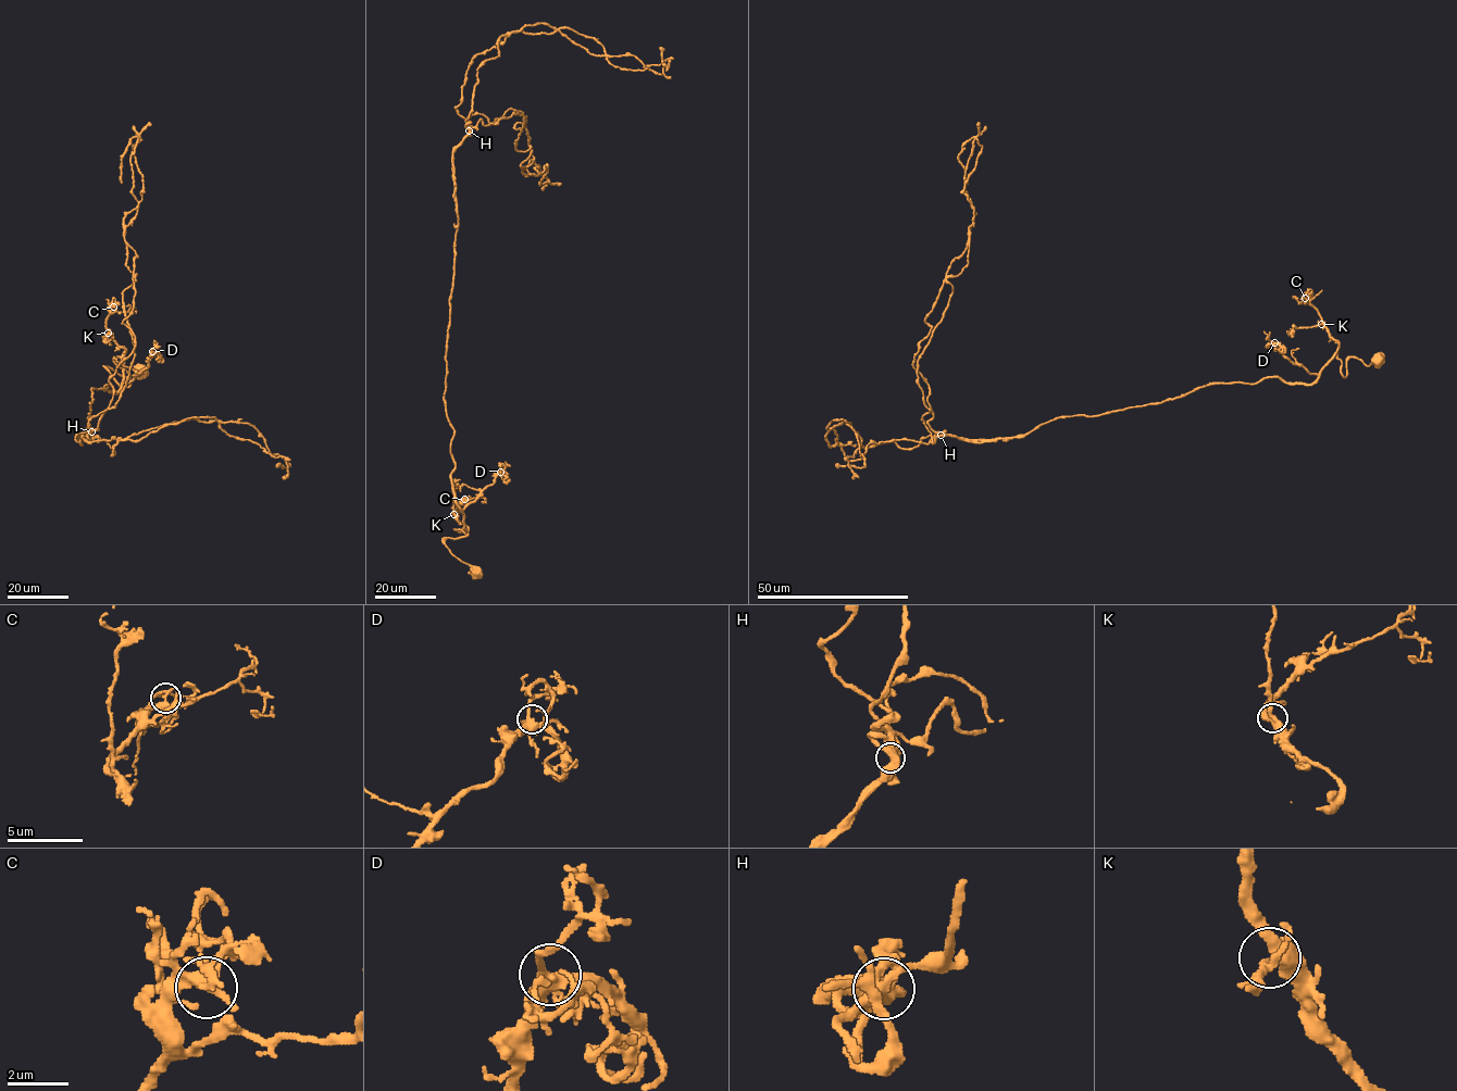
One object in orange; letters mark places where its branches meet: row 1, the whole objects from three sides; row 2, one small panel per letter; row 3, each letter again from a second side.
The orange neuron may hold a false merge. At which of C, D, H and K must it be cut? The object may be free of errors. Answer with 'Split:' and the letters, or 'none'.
Split: H

